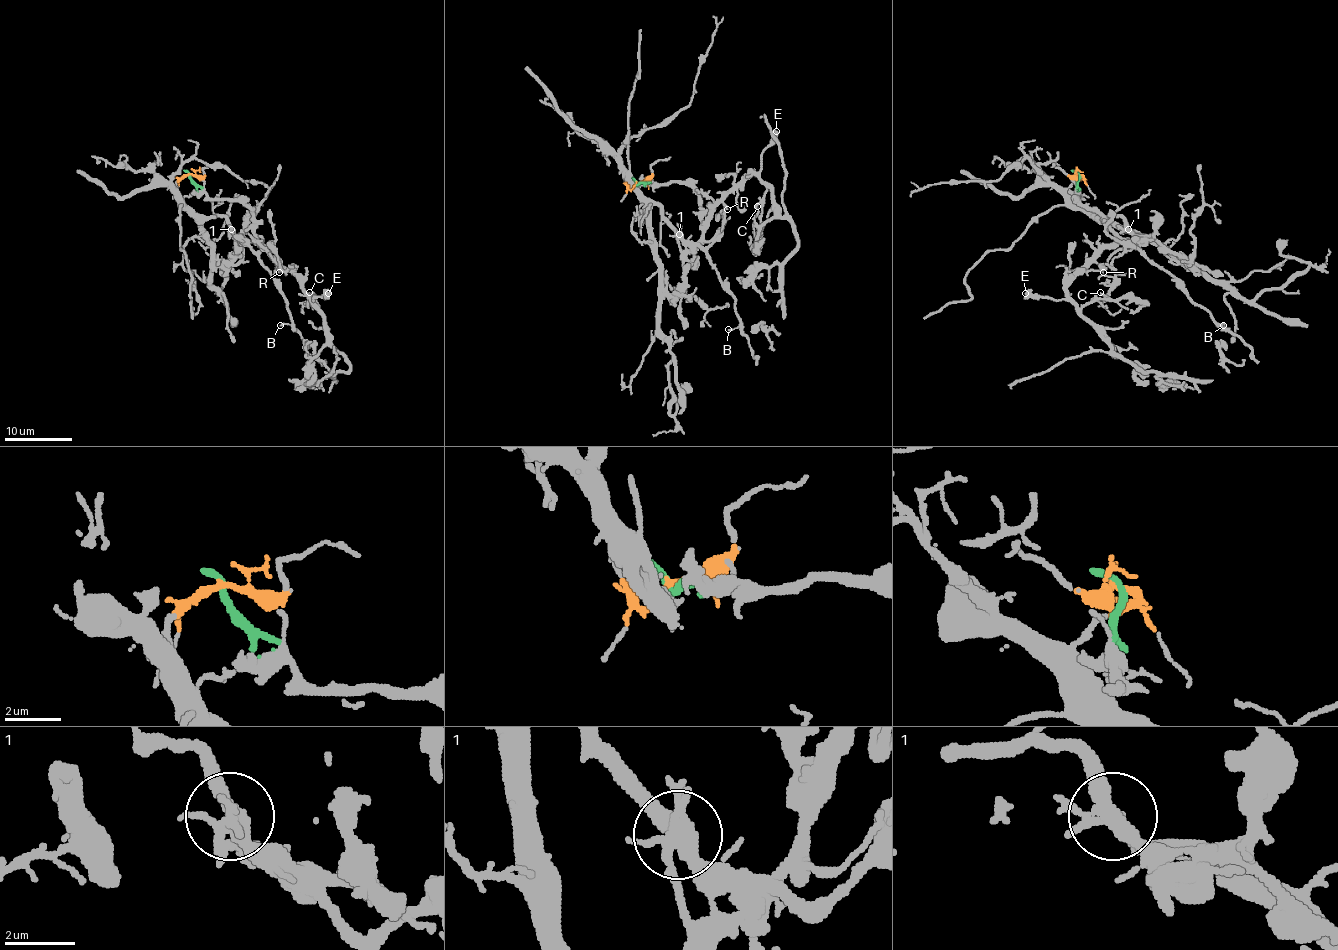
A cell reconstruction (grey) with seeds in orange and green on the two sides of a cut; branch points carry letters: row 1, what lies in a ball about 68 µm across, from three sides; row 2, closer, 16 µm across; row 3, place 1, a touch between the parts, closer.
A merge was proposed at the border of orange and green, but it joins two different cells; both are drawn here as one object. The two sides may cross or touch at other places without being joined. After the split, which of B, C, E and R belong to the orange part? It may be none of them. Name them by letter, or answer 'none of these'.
B

